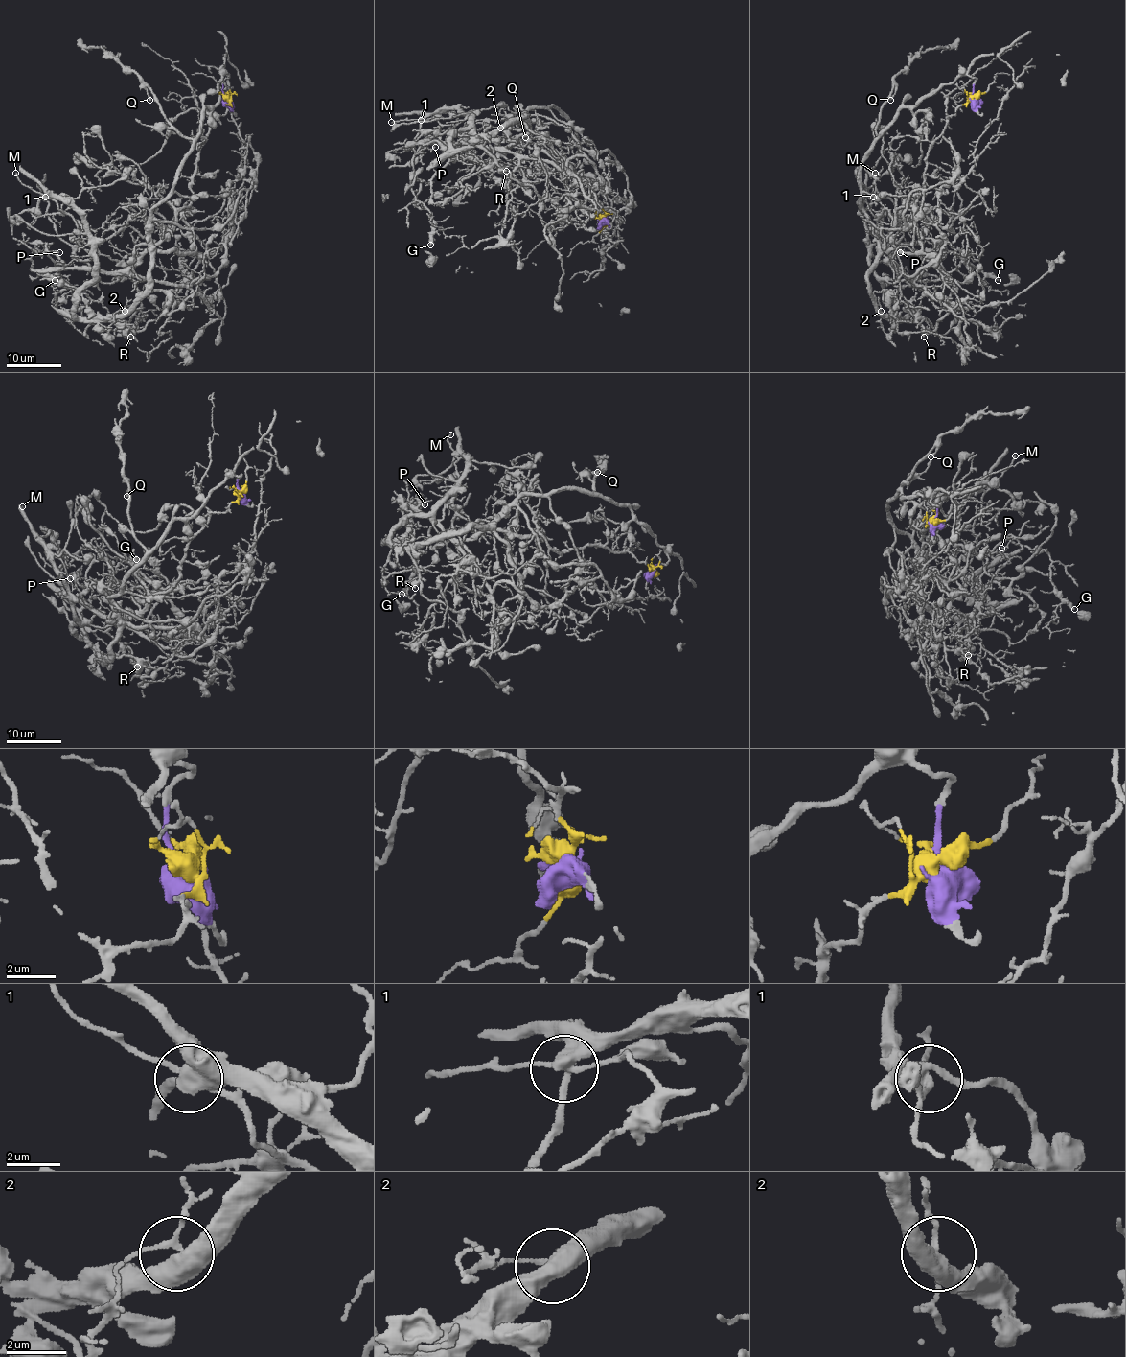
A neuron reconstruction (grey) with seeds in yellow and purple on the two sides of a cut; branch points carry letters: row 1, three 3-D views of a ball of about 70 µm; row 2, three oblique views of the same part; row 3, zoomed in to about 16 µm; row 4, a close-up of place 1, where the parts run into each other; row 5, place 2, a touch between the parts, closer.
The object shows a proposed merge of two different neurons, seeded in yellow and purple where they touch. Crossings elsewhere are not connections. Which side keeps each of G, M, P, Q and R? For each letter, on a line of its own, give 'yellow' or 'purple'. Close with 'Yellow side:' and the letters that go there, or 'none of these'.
G: yellow
M: yellow
P: yellow
Q: purple
R: purple
Yellow side: G, M, P

